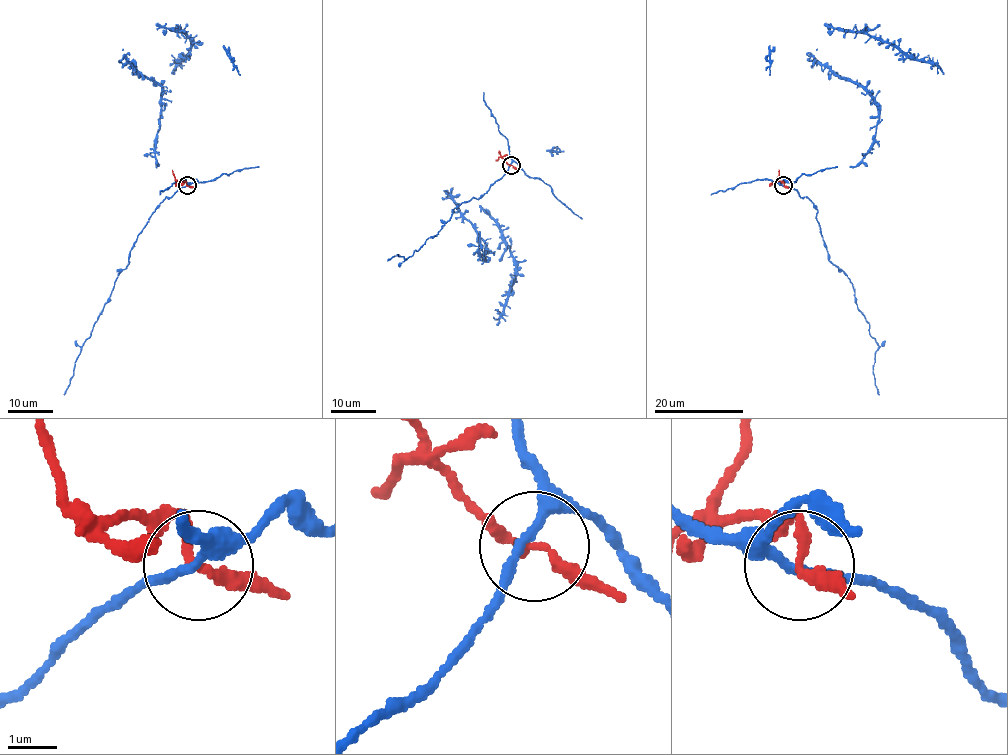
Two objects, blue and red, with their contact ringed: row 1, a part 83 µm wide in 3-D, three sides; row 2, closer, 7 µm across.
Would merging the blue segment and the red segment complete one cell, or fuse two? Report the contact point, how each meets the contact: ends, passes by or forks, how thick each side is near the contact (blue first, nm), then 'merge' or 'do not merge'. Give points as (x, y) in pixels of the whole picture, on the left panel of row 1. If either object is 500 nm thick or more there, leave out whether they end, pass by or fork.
(187, 185) | blue passes by | red passes by | 200/200 nm | do not merge

